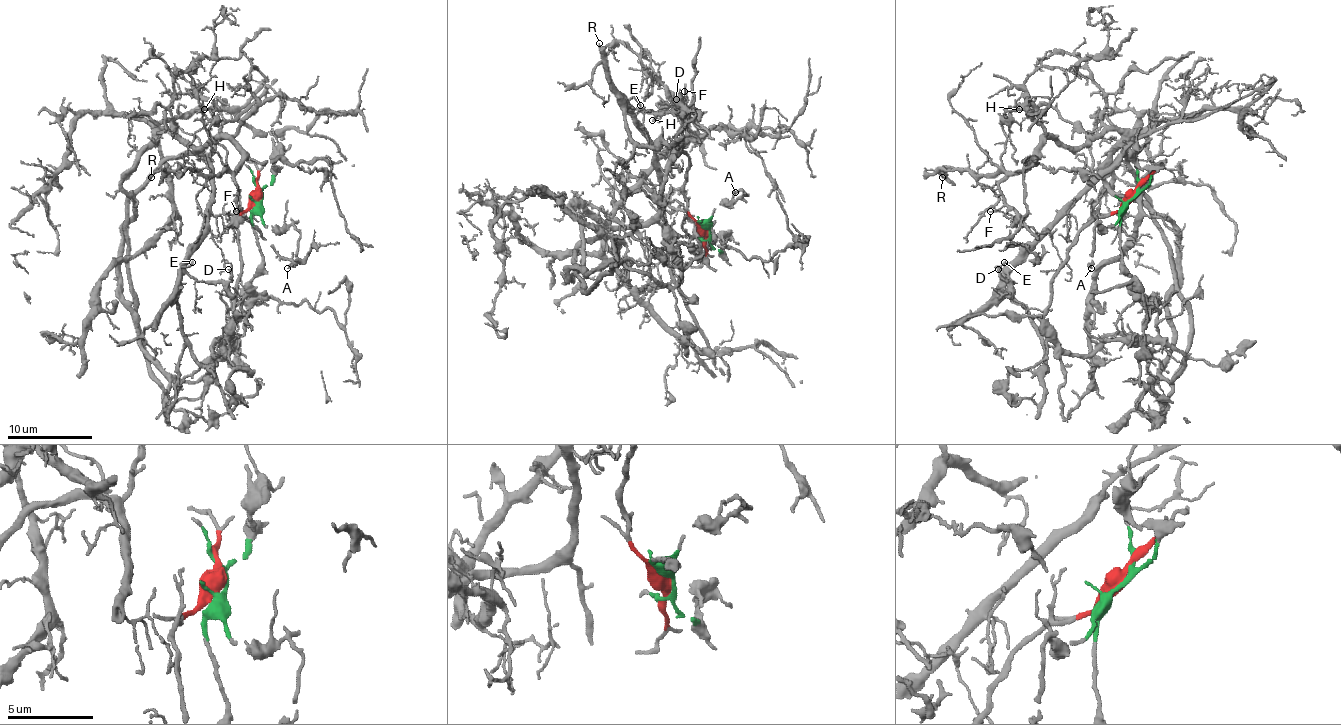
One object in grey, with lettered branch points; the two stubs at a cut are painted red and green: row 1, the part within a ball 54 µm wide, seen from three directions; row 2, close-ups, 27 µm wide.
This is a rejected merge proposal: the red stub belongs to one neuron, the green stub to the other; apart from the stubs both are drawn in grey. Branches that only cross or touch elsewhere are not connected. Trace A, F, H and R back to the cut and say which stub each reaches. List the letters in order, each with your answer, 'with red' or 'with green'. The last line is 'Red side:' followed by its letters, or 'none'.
A: with green
F: with red
H: with red
R: with red
Red side: F, H, R

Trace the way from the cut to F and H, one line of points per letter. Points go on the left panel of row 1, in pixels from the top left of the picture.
F: (261, 197), (231, 349), (174, 378), (125, 297), (122, 184), (157, 135), (227, 139), (236, 212)
H: (261, 197), (231, 349), (174, 378), (120, 291), (122, 184), (161, 131), (227, 139), (231, 171), (204, 109)

